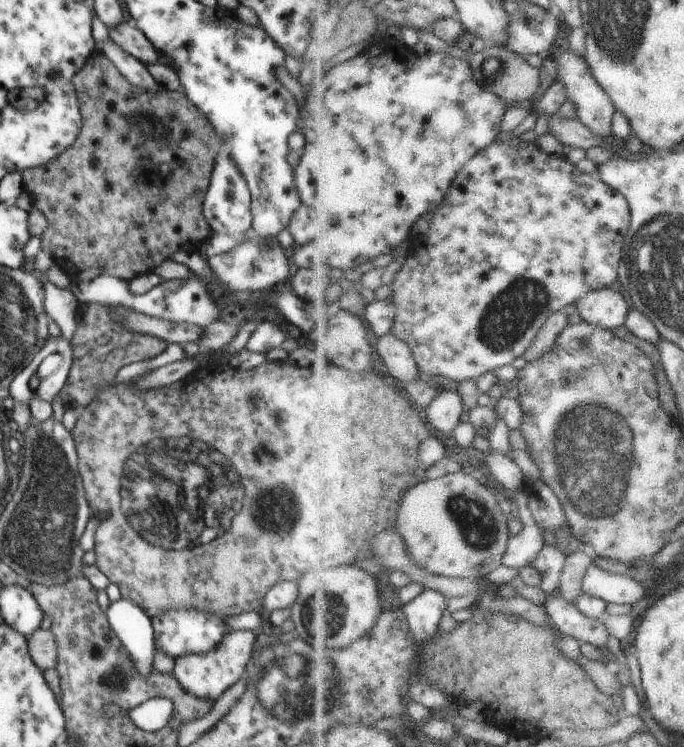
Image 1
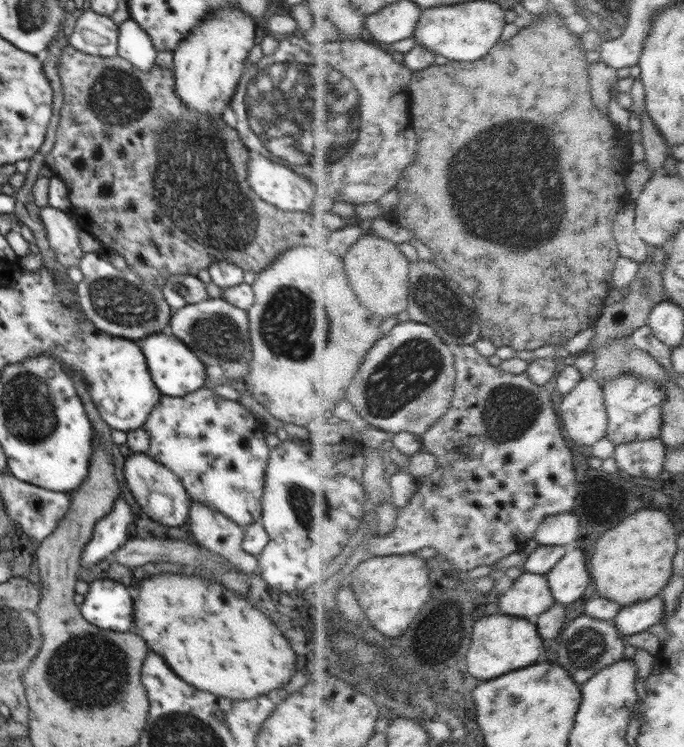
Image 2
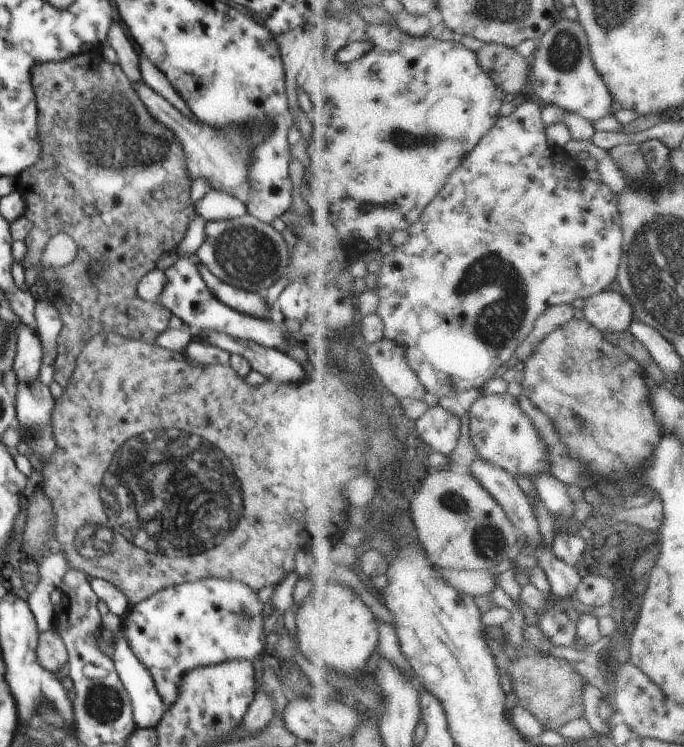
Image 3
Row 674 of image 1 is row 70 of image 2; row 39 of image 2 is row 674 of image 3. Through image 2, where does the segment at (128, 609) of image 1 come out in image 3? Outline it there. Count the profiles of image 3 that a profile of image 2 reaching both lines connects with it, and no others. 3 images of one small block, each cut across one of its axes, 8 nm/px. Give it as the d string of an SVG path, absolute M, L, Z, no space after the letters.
M124 624L118 630L114 652L110 657L126 692L130 695L134 722L138 728L155 728L168 706L162 702L152 674L132 652Z

